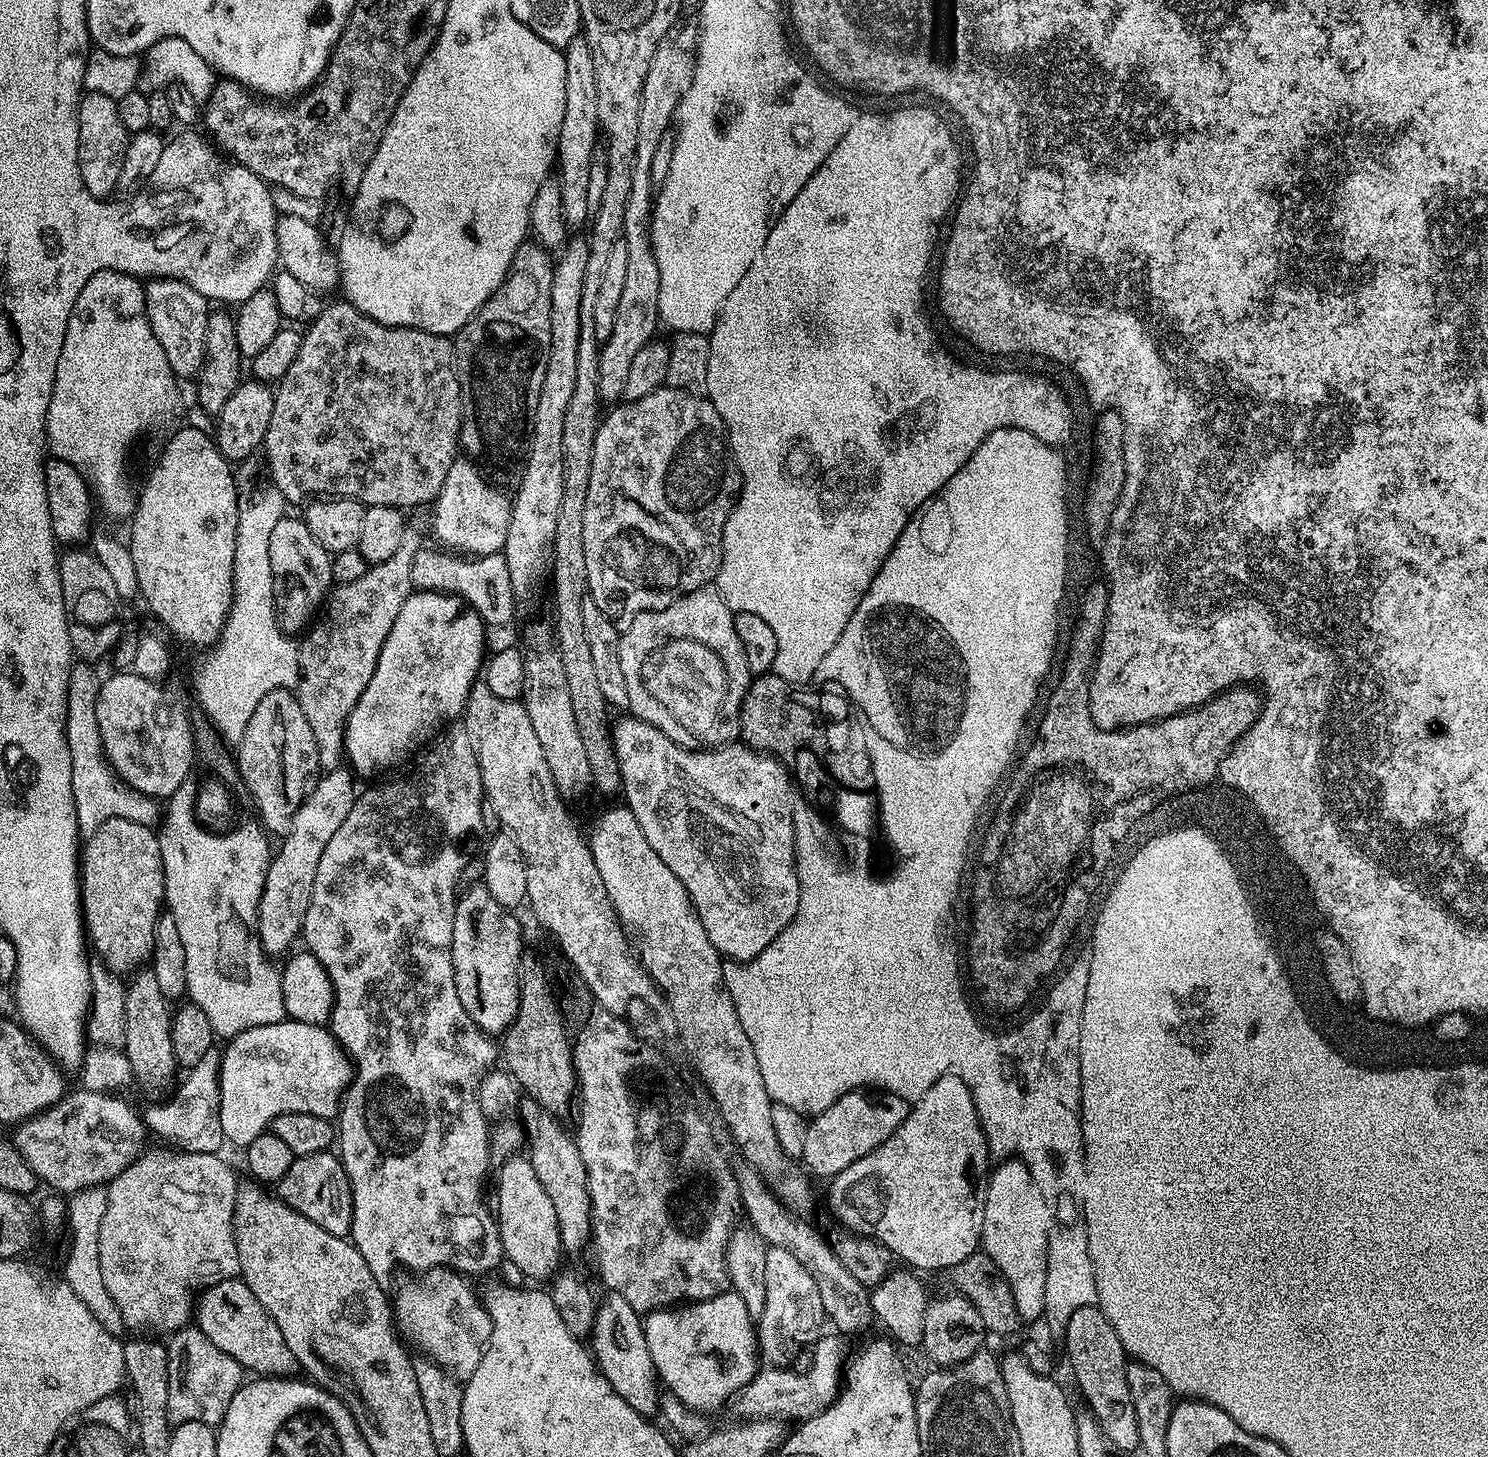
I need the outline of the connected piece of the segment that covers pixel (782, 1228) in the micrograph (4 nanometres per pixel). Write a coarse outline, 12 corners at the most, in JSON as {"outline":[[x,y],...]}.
{"outline":[[733,1163],[744,1216],[817,1283],[825,1317],[846,1336],[873,1327],[869,1287],[825,1235],[780,1203],[763,1175]]}

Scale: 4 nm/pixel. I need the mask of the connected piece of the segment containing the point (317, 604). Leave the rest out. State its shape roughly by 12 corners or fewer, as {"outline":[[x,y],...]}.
{"outline":[[303,519],[270,533],[276,621],[303,633],[333,587],[332,556]]}

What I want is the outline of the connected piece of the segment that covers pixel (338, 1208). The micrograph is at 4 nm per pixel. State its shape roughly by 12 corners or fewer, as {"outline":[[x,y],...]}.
{"outline":[[335,1151],[295,1157],[274,1192],[322,1230],[351,1233]]}

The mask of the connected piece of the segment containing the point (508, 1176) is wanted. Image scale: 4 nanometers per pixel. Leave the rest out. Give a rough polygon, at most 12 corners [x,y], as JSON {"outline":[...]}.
{"outline":[[527,1155],[499,1167],[504,1260],[528,1280],[562,1268],[558,1214]]}

